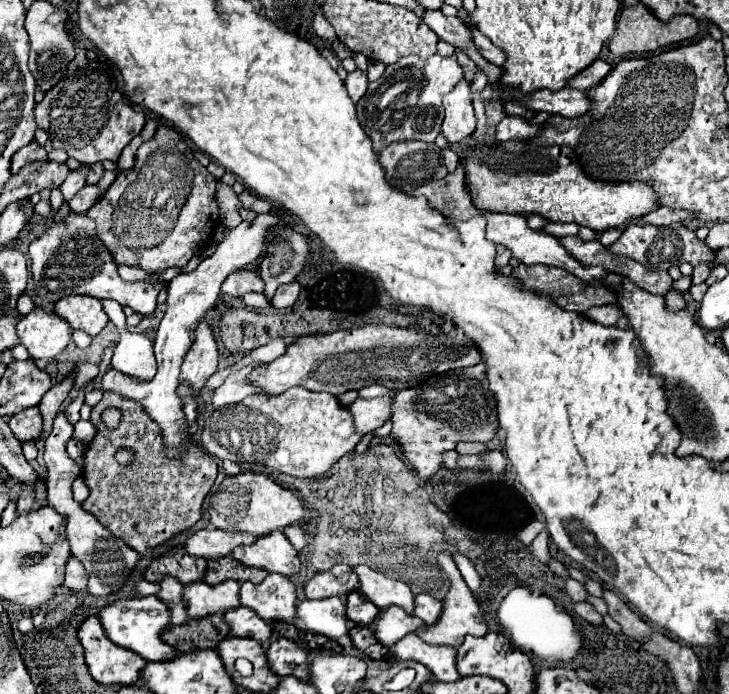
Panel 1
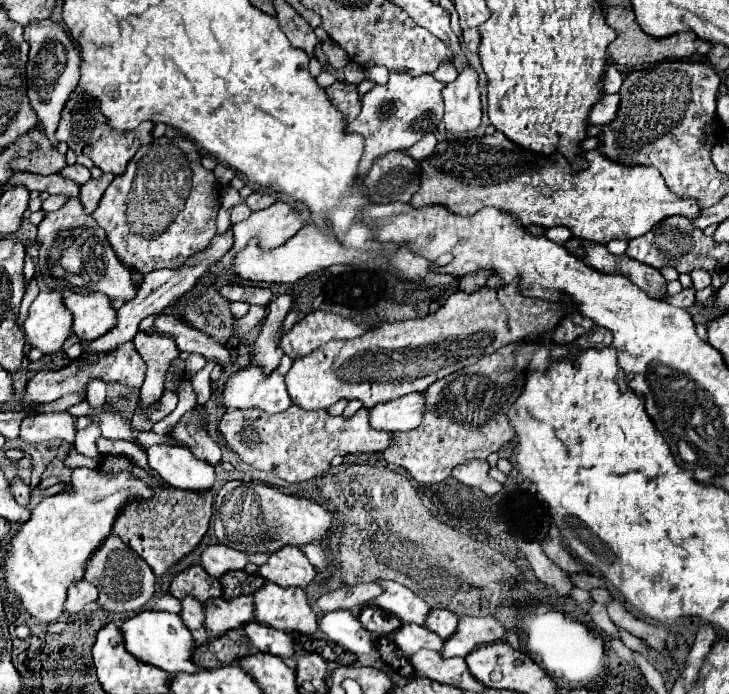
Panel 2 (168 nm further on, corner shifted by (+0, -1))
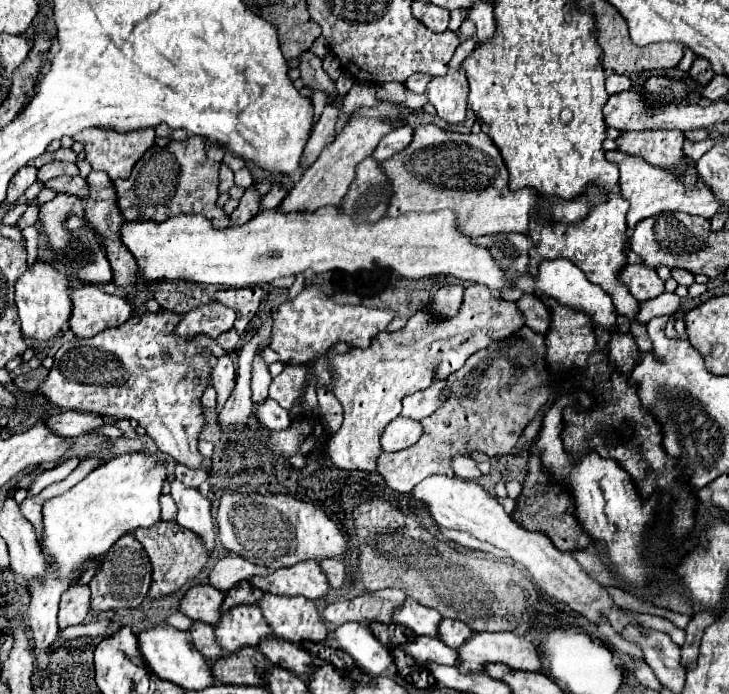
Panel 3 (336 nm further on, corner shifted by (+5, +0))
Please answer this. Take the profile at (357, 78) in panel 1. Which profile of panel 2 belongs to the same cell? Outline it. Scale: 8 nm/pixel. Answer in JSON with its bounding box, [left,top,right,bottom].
[326,82,360,122]

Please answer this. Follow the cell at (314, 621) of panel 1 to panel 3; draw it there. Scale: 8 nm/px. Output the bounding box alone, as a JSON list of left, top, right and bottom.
[333,623,393,675]

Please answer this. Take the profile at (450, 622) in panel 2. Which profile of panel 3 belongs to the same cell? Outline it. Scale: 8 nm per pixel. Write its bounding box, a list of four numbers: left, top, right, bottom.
[439,619,471,649]

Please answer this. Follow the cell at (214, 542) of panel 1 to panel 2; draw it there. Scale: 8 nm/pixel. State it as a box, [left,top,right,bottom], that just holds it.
[202,544,266,578]

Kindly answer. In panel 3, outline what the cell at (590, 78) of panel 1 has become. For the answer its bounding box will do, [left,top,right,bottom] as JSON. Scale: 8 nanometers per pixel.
[607,73,631,95]

